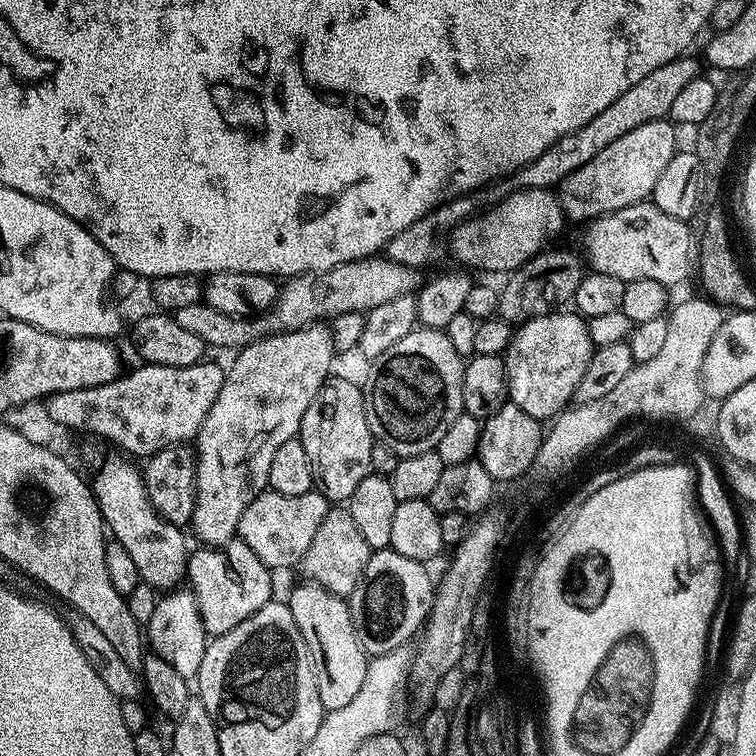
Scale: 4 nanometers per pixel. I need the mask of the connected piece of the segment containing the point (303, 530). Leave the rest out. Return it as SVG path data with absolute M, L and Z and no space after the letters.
M271 490L258 492L248 503L246 510L242 510L236 536L246 542L246 546L250 546L250 550L254 550L254 554L258 554L260 561L270 570L288 568L291 564L299 565L329 507L330 502L319 490L297 496L278 494Z

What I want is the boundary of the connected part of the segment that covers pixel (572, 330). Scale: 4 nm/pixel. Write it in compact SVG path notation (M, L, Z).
M553 310L547 316L536 316L519 325L512 337L512 345L509 346L504 356L504 365L508 371L509 401L522 410L526 410L526 414L530 414L535 420L541 422L559 416L569 407L570 401L576 395L578 382L582 382L588 369L588 363L592 361L594 351L594 343L588 333L585 317L572 310L560 311L564 310Z

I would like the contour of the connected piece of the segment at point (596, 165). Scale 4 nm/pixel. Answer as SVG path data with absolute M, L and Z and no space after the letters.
M665 118L646 122L646 126L638 126L638 130L630 130L630 134L618 138L618 142L610 142L602 154L590 158L586 166L574 170L558 186L558 199L569 221L595 219L607 212L617 212L631 204L645 203L651 197L654 186L658 186L658 177L666 170L670 158L678 151L676 145L677 125Z

